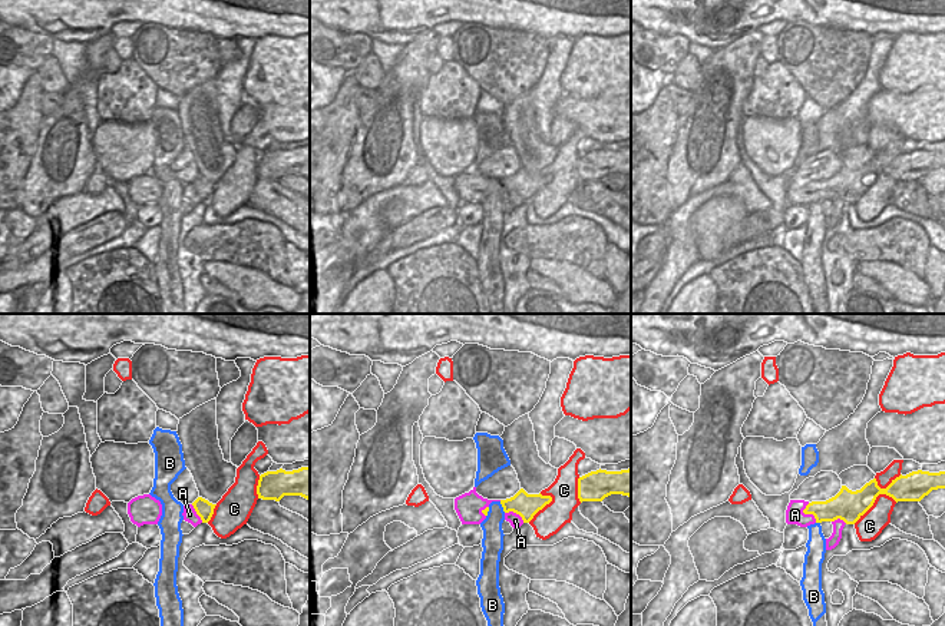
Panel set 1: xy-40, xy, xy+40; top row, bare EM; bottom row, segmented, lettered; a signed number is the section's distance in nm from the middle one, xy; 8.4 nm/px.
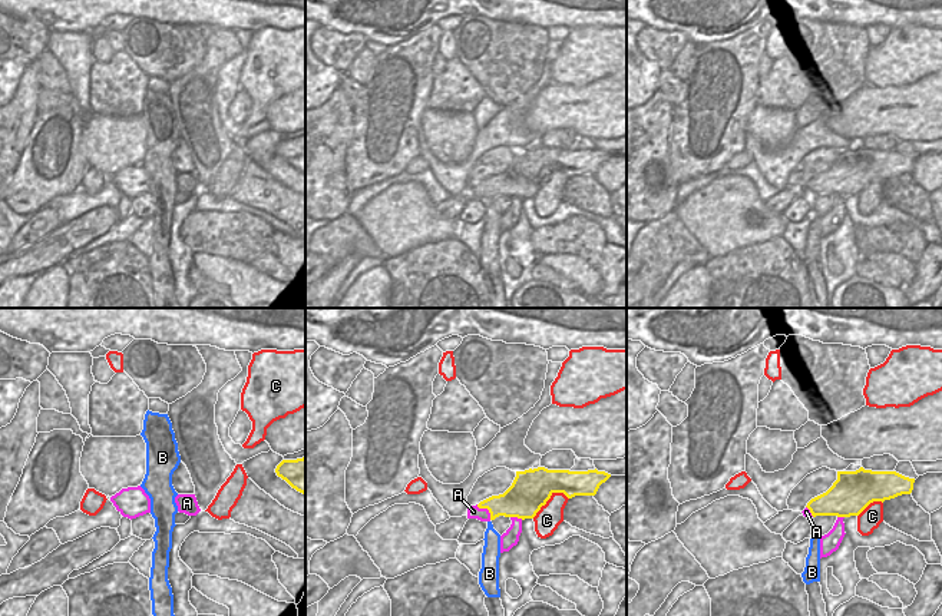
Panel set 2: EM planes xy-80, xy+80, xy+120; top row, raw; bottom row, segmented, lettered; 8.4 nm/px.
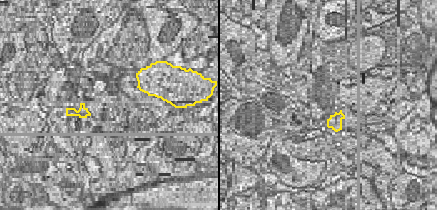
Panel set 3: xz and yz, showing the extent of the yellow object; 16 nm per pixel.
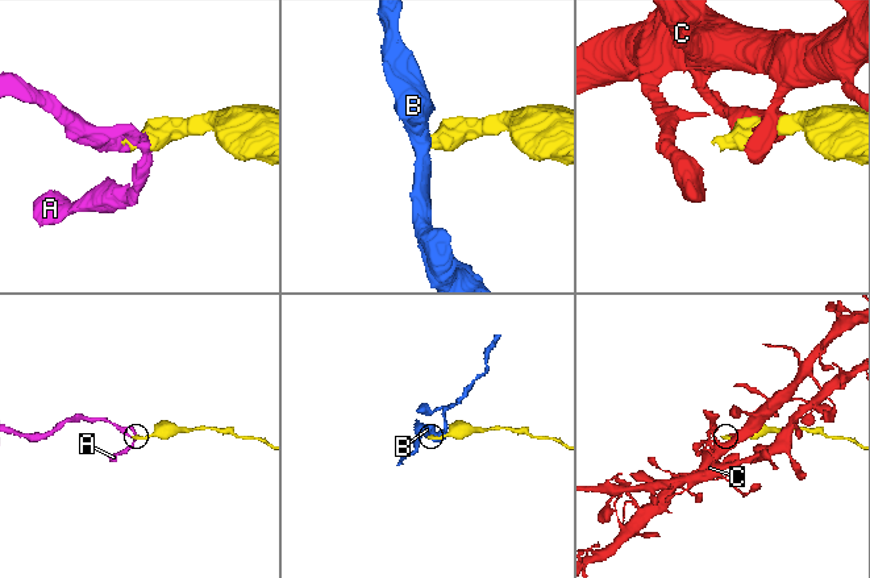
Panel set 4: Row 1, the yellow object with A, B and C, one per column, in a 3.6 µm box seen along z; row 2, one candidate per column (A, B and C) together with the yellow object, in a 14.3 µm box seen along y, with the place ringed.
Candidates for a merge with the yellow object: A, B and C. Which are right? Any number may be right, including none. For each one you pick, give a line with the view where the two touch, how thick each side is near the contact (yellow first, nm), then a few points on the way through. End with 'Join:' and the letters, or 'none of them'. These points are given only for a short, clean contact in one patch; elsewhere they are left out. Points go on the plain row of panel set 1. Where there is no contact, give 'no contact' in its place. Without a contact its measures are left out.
A: meets yellow in xy+40; 190 nm thick on the yellow side, 150 nm on the other; runs through xy+40 (836, 186), (833, 189), (808, 192), (795, 194)
Join: A

